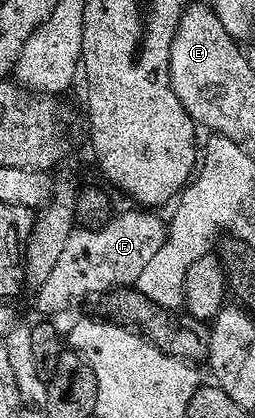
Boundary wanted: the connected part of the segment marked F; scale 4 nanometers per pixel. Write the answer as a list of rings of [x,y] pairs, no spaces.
[[[134,209],[129,213],[116,214],[102,226],[78,226],[67,237],[58,262],[38,287],[33,297],[33,307],[41,317],[53,317],[65,312],[75,301],[87,295],[98,295],[118,287],[136,284],[140,272],[149,260],[163,247],[168,224],[151,211]]]

